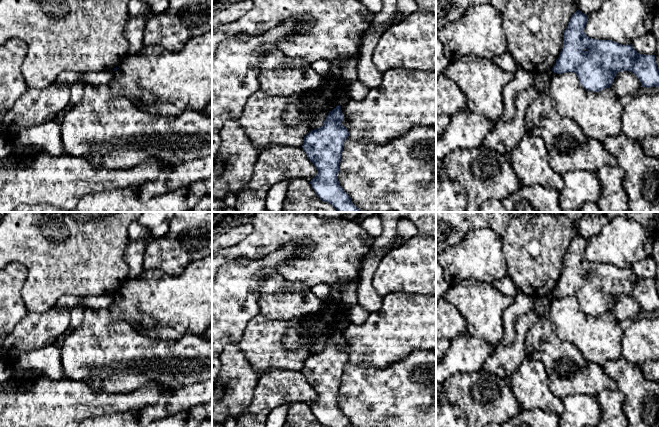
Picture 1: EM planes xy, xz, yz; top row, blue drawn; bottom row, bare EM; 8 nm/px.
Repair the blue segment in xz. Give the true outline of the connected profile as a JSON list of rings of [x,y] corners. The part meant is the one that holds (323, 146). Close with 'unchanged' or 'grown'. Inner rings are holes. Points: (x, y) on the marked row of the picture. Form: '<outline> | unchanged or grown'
[[[337,105],[330,111],[322,127],[311,130],[302,145],[308,159],[317,169],[317,175],[310,181],[316,195],[324,202],[331,204],[338,212],[365,212],[357,208],[350,196],[343,190],[338,181],[339,165],[344,142],[349,136],[348,129],[341,122],[344,120],[341,106]]] | unchanged

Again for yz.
[[[577,10],[569,19],[568,26],[563,35],[563,48],[552,71],[557,74],[573,72],[577,75],[580,84],[587,90],[599,92],[610,88],[616,74],[629,71],[635,74],[642,87],[659,87],[659,69],[655,55],[639,54],[632,44],[622,45],[611,40],[598,40],[589,38],[585,32],[588,17]]] | unchanged

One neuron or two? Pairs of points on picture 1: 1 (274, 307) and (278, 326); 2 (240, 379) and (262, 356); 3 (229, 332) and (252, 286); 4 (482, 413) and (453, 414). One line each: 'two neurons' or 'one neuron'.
1: two neurons
2: two neurons
3: one neuron
4: two neurons

